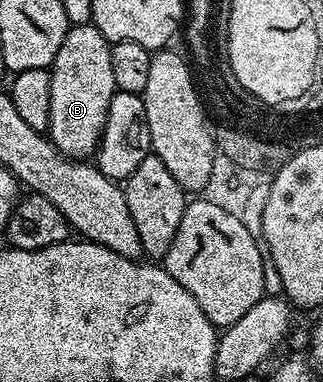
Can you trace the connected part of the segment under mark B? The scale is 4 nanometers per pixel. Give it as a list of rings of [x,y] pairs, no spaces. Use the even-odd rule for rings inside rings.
[[[92,22],[78,23],[70,26],[63,37],[63,45],[59,45],[59,53],[55,53],[55,61],[49,71],[51,77],[51,121],[48,136],[55,146],[68,155],[70,159],[85,161],[97,150],[101,142],[101,134],[105,128],[105,114],[111,105],[113,92],[117,90],[115,76],[111,70],[111,44],[103,37],[99,28]]]

